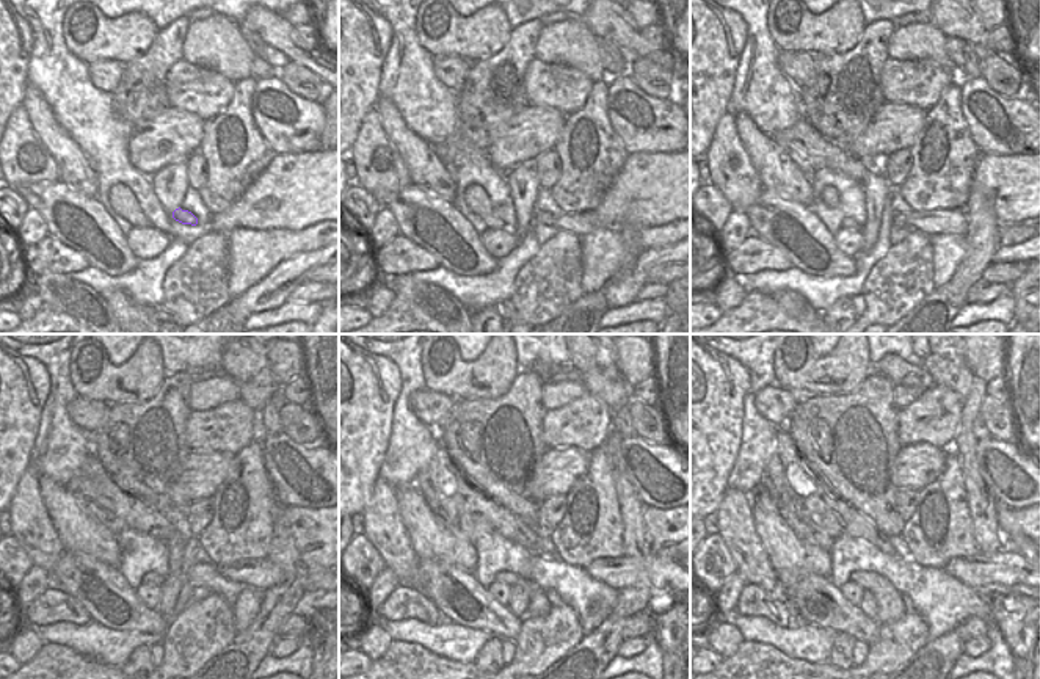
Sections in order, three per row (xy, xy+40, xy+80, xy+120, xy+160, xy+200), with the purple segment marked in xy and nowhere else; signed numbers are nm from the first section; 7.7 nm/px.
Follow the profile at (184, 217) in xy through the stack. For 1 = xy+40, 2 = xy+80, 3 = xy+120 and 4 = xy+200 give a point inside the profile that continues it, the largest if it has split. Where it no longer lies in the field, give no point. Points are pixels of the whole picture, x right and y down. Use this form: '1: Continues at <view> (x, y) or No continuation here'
1: Continues at xy+40 (581, 223)
2: Continues at xy+80 (932, 223)
3: Continues at xy+120 (254, 573)
4: Continues at xy+200 (1006, 568).

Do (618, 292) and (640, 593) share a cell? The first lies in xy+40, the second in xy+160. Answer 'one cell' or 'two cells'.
two cells

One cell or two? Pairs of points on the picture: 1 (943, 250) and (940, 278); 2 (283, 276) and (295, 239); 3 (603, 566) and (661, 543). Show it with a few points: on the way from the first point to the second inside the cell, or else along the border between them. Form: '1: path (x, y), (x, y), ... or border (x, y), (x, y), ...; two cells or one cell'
1: path (943, 256), (943, 272); one cell
2: border (322, 246), (286, 257), (259, 279); two cells
3: border (651, 552), (673, 560); two cells

